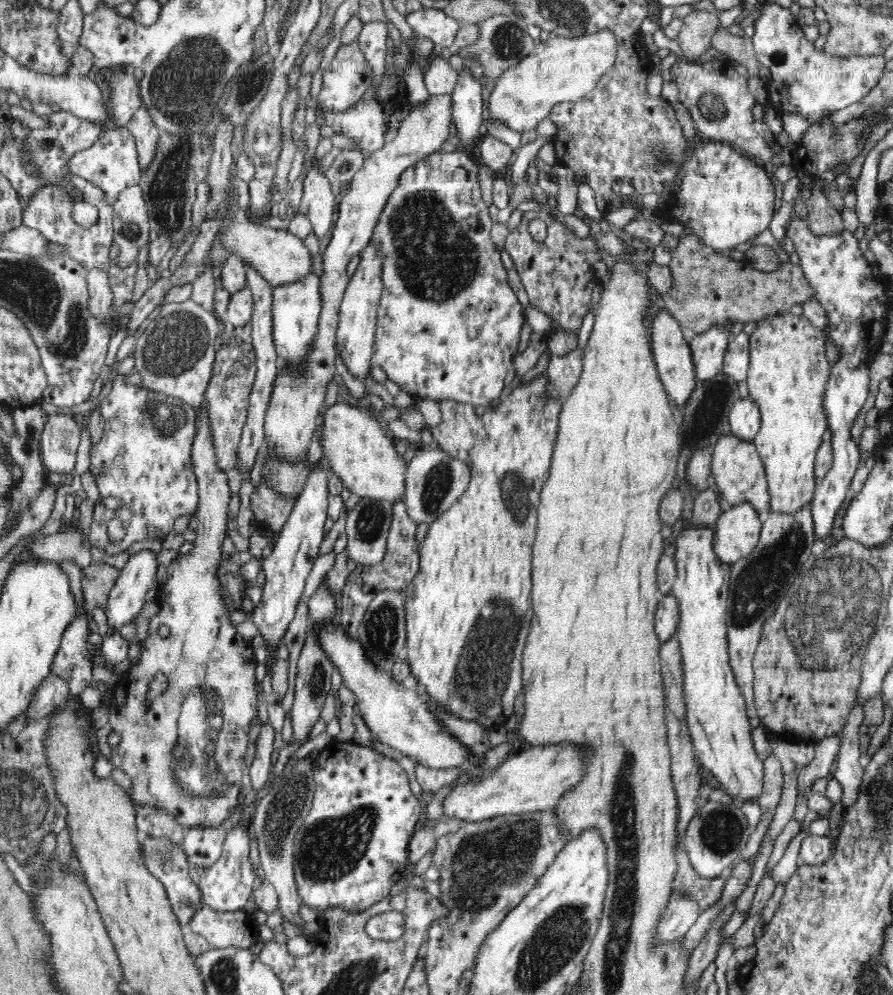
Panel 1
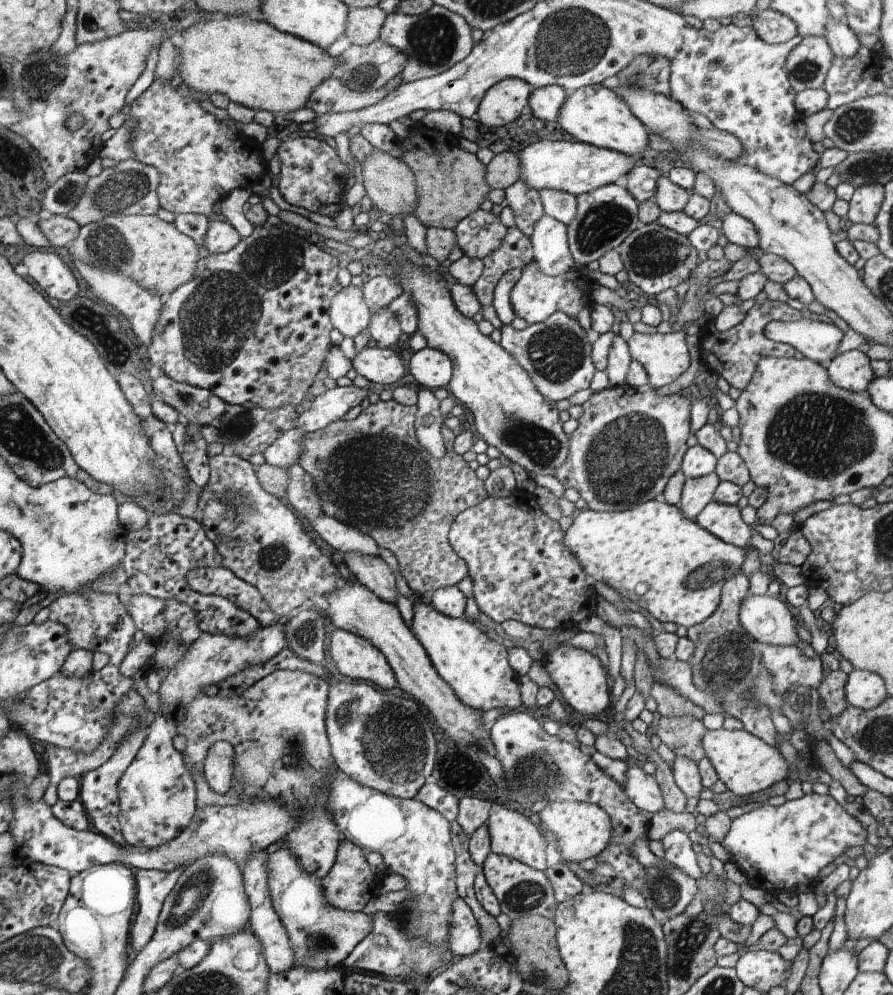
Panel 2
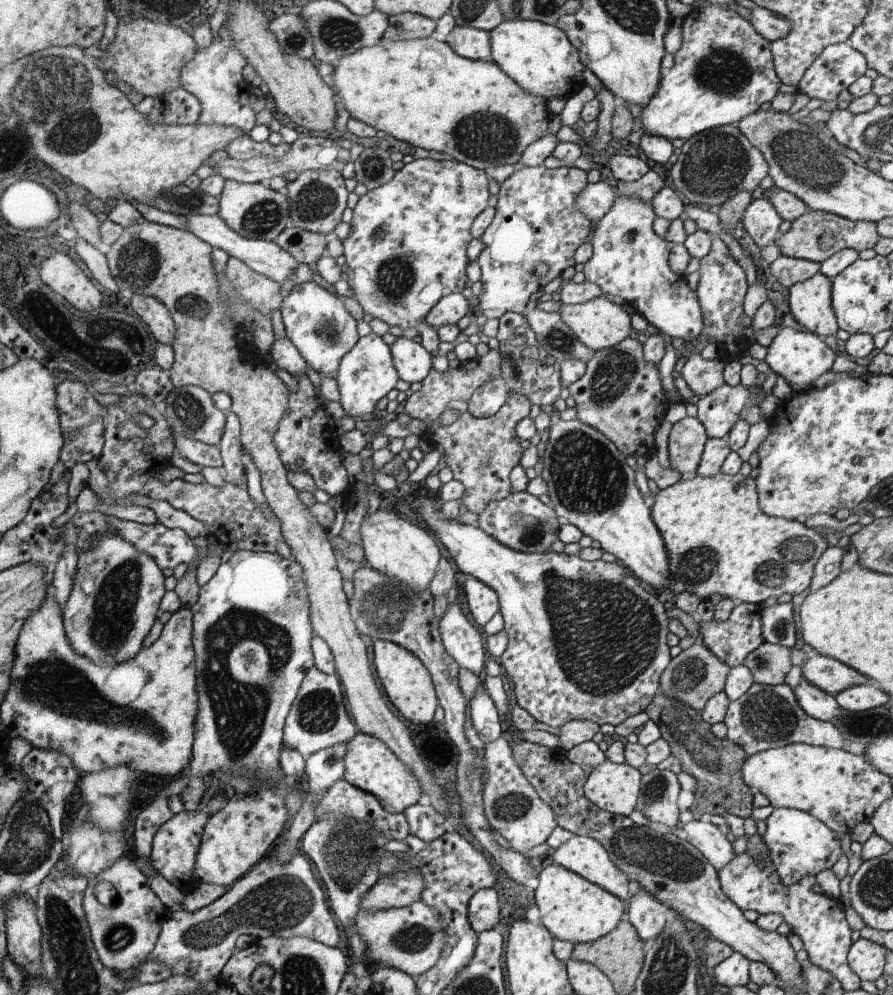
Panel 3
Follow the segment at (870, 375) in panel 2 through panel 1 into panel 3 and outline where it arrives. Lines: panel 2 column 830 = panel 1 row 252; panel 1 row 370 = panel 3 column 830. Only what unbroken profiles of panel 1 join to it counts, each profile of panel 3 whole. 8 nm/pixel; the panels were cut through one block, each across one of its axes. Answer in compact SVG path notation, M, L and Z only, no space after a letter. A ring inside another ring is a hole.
M784 328L778 331L774 341L768 346L766 363L777 376L782 376L789 383L792 391L807 390L814 387L814 380L830 372L838 354L822 341L820 336L804 330Z

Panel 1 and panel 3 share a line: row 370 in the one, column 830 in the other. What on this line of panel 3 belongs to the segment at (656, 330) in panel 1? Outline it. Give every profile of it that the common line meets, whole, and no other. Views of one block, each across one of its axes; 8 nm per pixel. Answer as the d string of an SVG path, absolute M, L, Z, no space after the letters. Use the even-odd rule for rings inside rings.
M809 652L808 659L802 664L802 676L809 684L836 697L842 690L852 686L871 683L860 672L842 662L815 652Z

